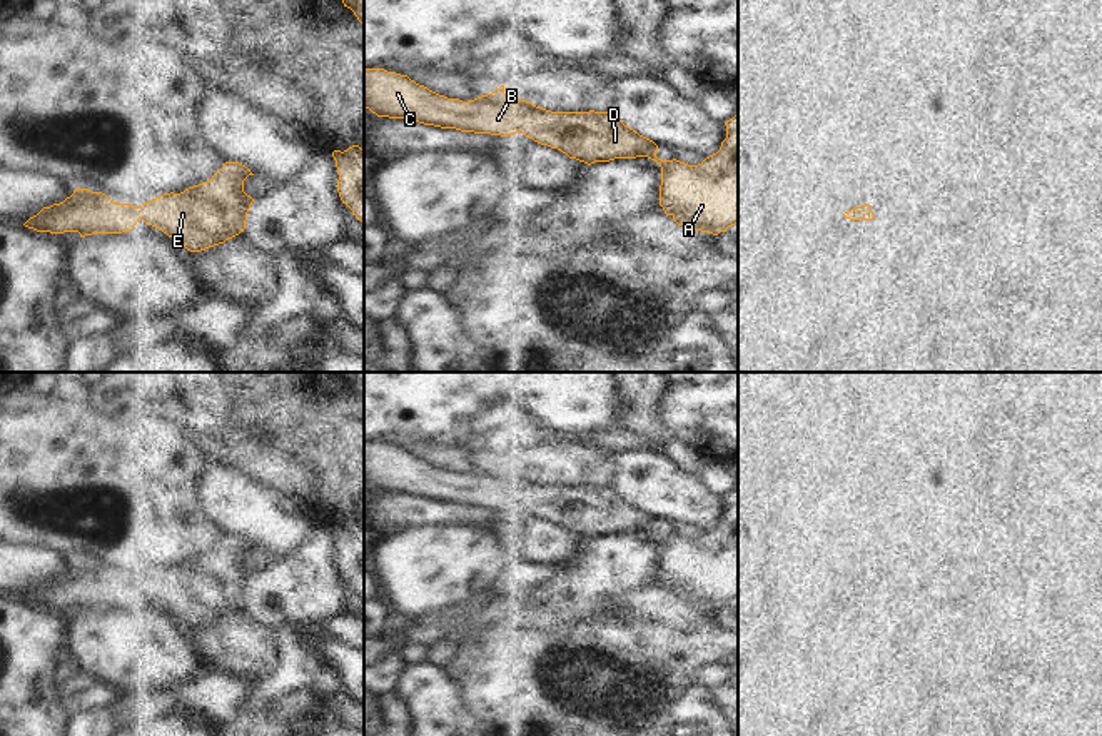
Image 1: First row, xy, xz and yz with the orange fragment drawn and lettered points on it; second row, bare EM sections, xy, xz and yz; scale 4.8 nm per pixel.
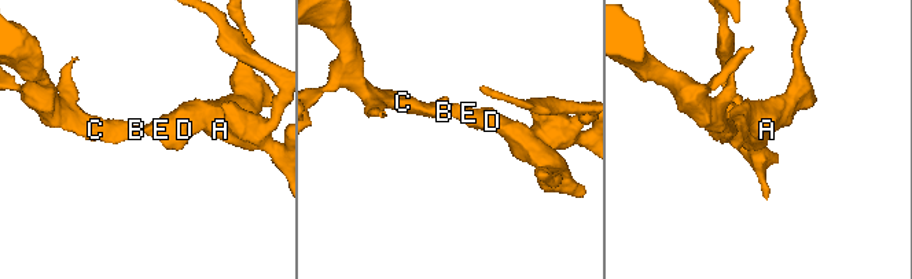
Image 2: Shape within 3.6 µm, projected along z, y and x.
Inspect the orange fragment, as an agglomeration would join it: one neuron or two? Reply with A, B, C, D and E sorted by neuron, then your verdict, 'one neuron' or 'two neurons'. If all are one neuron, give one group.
A B C D E; one neuron

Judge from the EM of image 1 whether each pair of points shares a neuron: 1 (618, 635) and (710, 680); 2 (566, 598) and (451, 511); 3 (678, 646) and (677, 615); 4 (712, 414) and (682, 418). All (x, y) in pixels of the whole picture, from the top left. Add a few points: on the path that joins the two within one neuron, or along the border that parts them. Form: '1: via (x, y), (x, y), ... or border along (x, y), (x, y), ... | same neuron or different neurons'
1: border along (720, 661), (705, 665), (695, 683) | different neurons
2: border along (568, 558), (543, 561), (531, 569) | different neurons
3: border along (641, 615), (683, 630), (702, 628), (713, 620) | different neurons
4: via (705, 414), (688, 414) | same neuron

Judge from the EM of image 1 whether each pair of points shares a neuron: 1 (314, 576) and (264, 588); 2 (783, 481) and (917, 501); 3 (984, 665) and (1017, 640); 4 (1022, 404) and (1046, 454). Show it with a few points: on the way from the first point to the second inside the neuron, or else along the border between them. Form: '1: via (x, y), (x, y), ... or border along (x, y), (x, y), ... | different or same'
1: via (303, 588), (276, 588) | same
2: via (815, 516), (842, 541), (869, 541), (887, 526) | same
3: via (992, 655), (995, 645), (1007, 641) | same
4: border along (1042, 436), (1036, 441), (1004, 441), (1000, 444) | different

